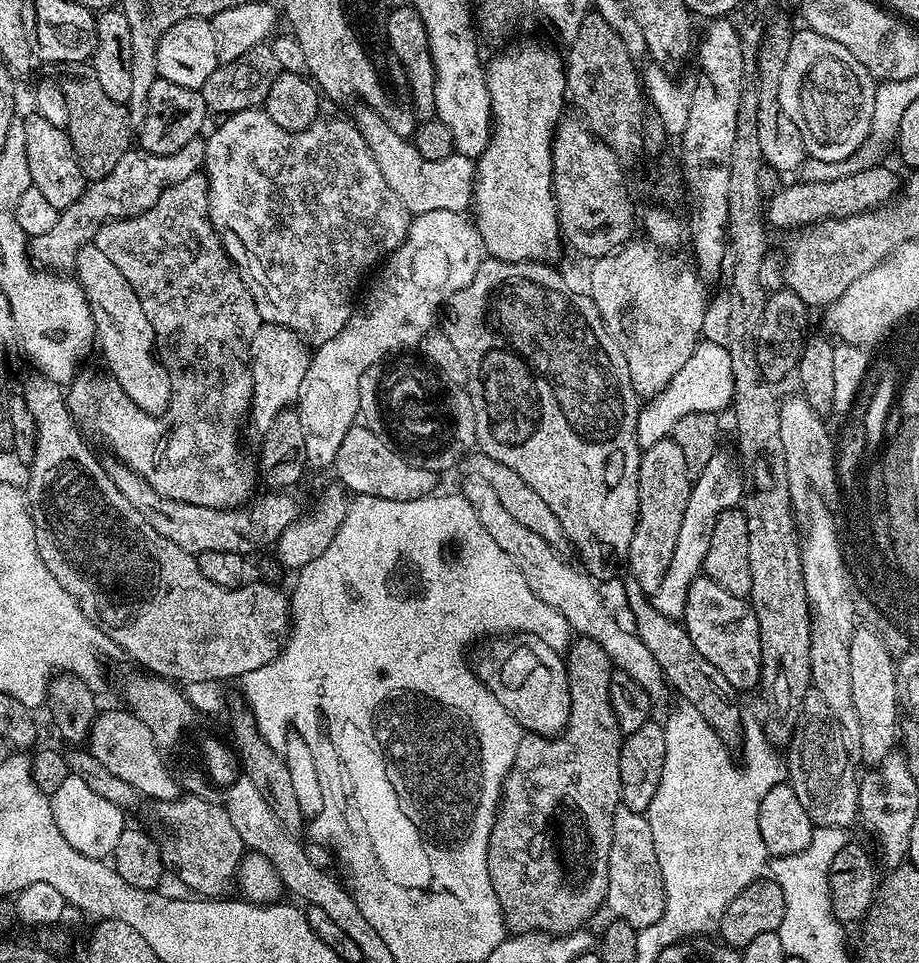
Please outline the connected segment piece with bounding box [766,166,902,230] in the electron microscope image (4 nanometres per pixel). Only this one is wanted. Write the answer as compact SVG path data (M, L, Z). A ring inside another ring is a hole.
M879 166L854 174L853 177L841 178L836 182L796 182L781 187L766 204L766 220L773 229L792 228L798 230L841 216L853 216L859 212L871 212L893 203L902 188L899 180L887 166Z

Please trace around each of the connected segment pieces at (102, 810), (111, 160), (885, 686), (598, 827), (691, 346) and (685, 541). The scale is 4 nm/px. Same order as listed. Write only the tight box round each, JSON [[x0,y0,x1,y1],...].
[[50,774,126,861],[66,80,134,181],[850,627,902,765],[488,636,622,936],[586,238,710,398],[650,450,744,620]]

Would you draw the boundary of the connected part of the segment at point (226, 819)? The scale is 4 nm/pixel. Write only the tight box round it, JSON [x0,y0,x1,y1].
[155,794,246,898]

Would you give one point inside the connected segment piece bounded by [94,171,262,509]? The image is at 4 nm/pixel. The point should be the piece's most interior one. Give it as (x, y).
(214, 317)

